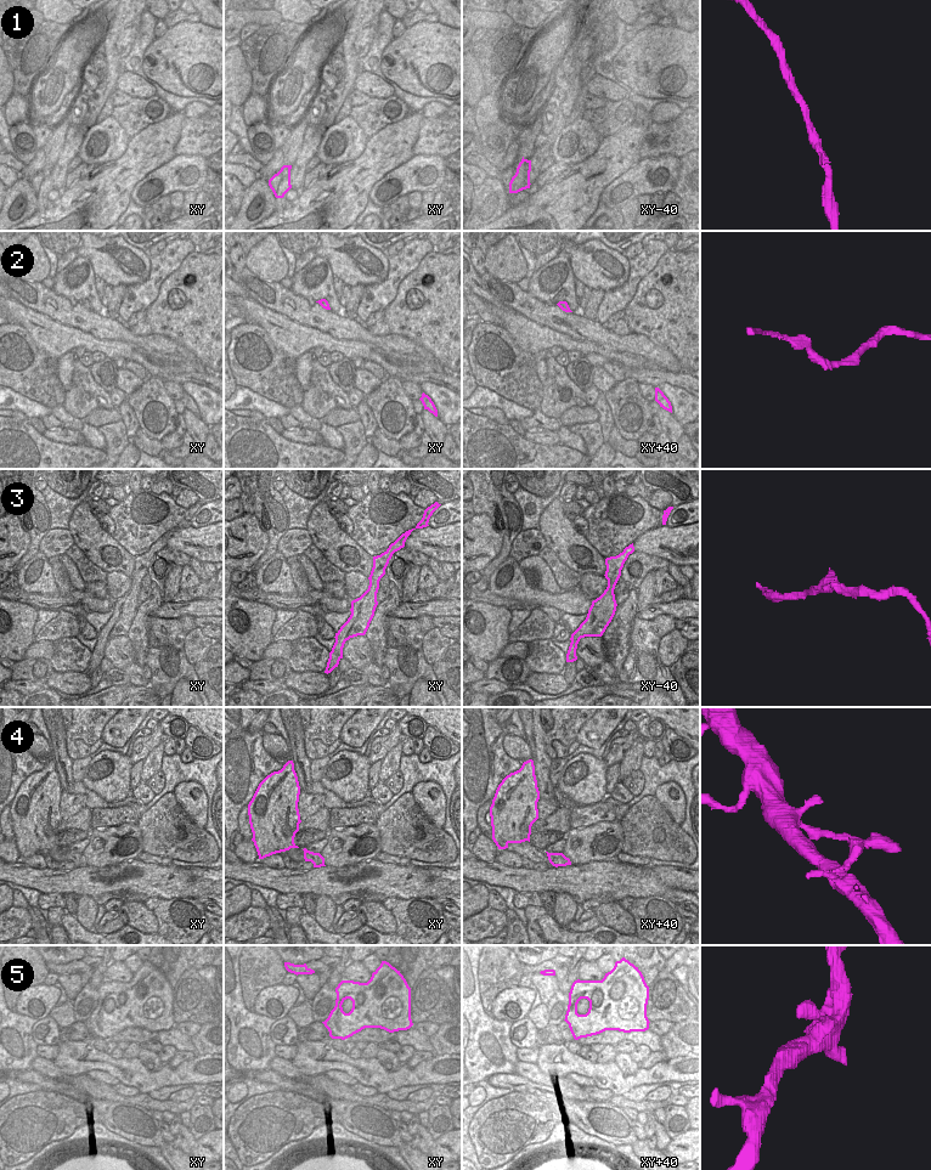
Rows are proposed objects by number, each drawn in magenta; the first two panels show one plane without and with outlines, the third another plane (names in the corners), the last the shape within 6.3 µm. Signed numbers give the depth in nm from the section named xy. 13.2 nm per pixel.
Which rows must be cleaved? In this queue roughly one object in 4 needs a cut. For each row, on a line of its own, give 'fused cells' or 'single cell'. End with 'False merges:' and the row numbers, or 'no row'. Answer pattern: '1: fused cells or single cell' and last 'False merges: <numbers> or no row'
1: single cell
2: single cell
3: single cell
4: single cell
5: single cell
False merges: no row

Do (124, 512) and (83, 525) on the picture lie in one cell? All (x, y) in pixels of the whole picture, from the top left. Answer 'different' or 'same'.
different

